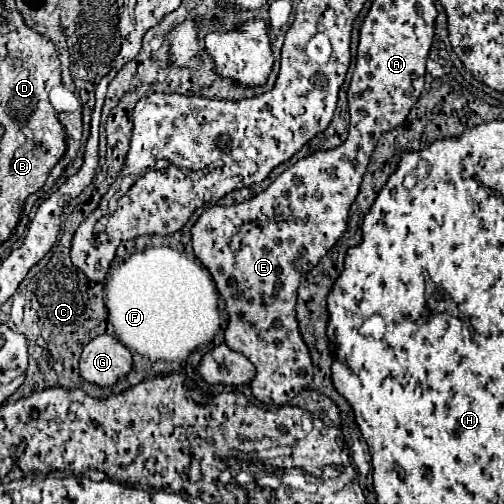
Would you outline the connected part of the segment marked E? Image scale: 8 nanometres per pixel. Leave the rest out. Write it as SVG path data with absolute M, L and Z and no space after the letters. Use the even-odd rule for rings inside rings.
M346 140L334 150L310 154L288 166L254 198L232 206L210 206L192 226L194 254L212 274L230 314L224 334L226 344L232 350L242 352L256 366L256 378L250 382L250 388L262 404L286 404L312 382L314 372L310 352L300 338L294 312L296 290L302 274L310 272L344 234L350 204L358 194L374 146L376 140Z

